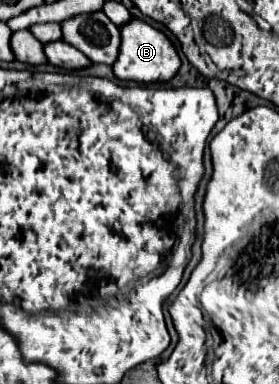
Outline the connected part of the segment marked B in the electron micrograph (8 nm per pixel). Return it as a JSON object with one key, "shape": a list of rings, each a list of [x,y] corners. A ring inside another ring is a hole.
{"shape":[[[133,18],[133,22],[129,22],[127,26],[123,26],[121,52],[119,52],[117,62],[113,64],[113,74],[117,80],[133,80],[139,84],[169,82],[179,72],[179,68],[181,68],[181,58],[177,50],[173,48],[173,44],[169,42],[169,38],[161,30],[137,18]]]}

